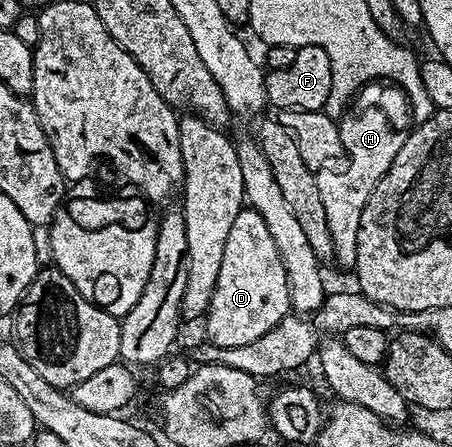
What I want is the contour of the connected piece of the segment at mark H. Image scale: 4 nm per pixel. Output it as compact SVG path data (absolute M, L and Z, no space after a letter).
M376 107L365 111L353 110L339 120L340 136L344 146L344 155L348 164L344 171L321 169L316 172L318 193L322 196L322 205L326 205L326 222L330 225L330 238L334 241L334 259L348 269L355 268L358 253L358 225L362 221L362 209L378 181L390 169L398 149L402 149L404 135Z

